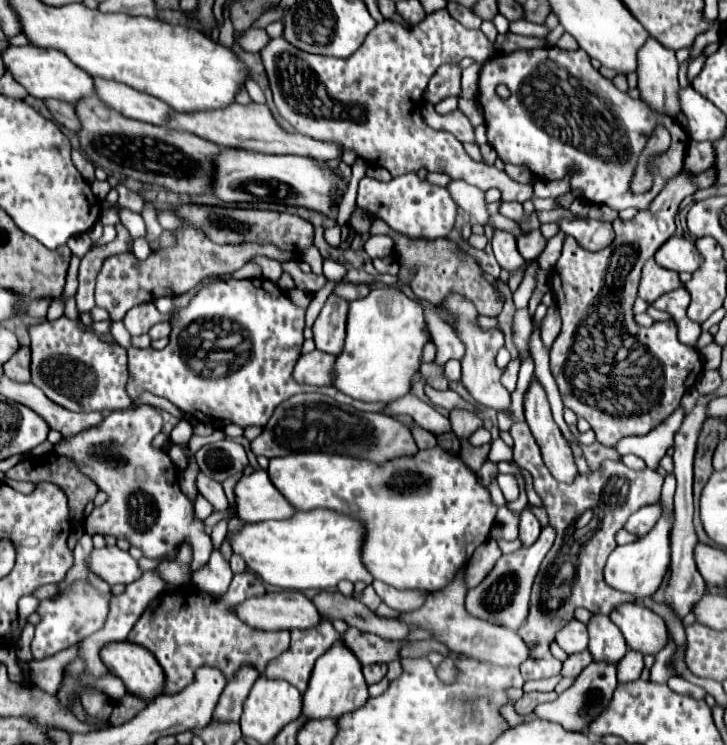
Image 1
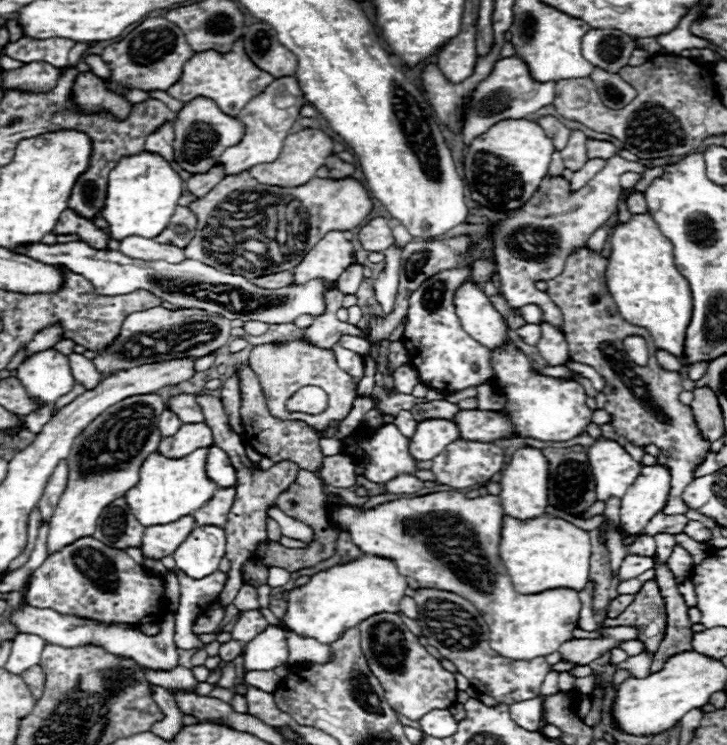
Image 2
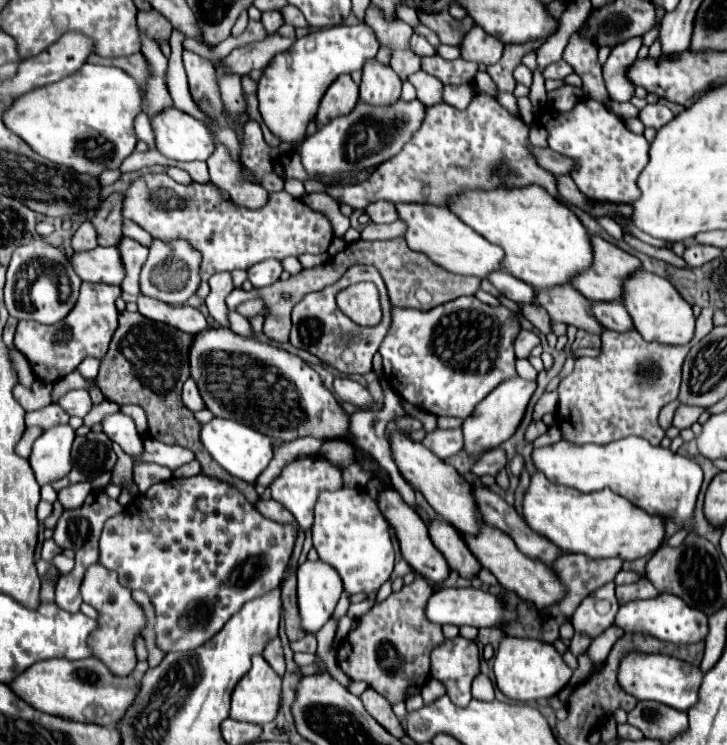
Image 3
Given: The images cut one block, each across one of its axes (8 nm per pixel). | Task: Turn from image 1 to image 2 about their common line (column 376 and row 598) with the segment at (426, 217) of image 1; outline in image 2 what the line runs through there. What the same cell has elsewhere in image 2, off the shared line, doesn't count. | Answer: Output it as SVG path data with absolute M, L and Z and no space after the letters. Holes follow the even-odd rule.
M174 568L178 582L180 582L180 606L174 614L176 620L176 634L174 642L178 648L188 650L188 648L204 648L204 644L194 636L192 626L196 618L214 604L214 600L220 596L224 590L224 584L228 580L226 572L212 572L210 576L204 576L200 580L190 578L184 574L180 568Z

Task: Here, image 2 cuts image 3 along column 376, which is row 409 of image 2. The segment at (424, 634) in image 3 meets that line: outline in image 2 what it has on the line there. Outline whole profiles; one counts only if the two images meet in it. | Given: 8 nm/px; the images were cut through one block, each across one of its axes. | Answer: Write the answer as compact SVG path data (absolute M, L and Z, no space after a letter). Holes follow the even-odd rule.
M588 246L574 250L568 260L566 268L560 276L548 280L548 296L558 304L558 308L564 312L564 338L568 342L568 354L570 360L592 366L598 370L604 378L602 392L608 398L608 404L604 410L610 414L610 426L618 436L624 436L628 442L632 442L638 448L646 448L648 444L656 444L670 462L672 470L672 488L668 492L668 504L662 512L666 514L684 514L688 508L682 504L682 490L694 480L694 468L700 466L706 460L706 454L710 450L710 444L706 438L702 438L692 408L680 402L682 392L682 380L678 372L668 372L658 366L656 362L656 348L654 340L644 328L628 324L614 300L608 292L606 284L606 266L608 258L600 252L590 250ZM638 334L644 340L648 340L650 348L650 362L646 366L638 366L628 362L624 352L624 338Z

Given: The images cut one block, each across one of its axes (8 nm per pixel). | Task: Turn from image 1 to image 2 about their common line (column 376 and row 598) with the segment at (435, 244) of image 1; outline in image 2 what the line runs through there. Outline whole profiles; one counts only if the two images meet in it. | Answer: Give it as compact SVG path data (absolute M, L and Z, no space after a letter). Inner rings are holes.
M196 394L196 402L198 402L198 406L204 412L206 424L214 432L214 444L228 452L228 456L230 456L230 460L232 460L232 464L236 468L236 476L238 476L238 482L236 482L236 500L234 500L234 506L230 510L228 522L224 524L224 532L226 532L226 540L228 540L228 544L226 544L226 558L232 564L232 568L230 568L230 582L226 582L226 588L222 590L222 596L218 596L218 600L216 600L220 606L226 608L228 604L232 604L232 600L236 598L238 590L244 584L244 580L242 580L242 566L250 558L254 558L254 554L258 550L258 544L264 542L264 540L268 540L268 530L266 530L266 520L270 518L268 516L268 508L272 504L276 504L278 496L284 490L290 488L290 484L296 480L298 468L294 464L290 464L290 462L276 464L270 470L258 470L258 468L254 468L254 464L246 456L246 448L244 448L240 436L228 424L228 416L224 414L220 398L208 396L208 394Z

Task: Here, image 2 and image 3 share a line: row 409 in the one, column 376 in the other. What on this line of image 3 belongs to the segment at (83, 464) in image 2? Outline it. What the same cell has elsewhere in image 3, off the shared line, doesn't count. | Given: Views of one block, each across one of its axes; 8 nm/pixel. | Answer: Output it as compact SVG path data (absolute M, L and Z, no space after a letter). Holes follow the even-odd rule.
M398 100L394 106L376 108L366 106L362 102L348 116L334 118L326 126L320 126L318 132L306 138L298 154L302 158L302 166L312 178L334 178L344 172L356 172L362 168L378 166L380 162L396 156L402 146L410 140L416 128L424 120L424 106L418 100L402 102Z

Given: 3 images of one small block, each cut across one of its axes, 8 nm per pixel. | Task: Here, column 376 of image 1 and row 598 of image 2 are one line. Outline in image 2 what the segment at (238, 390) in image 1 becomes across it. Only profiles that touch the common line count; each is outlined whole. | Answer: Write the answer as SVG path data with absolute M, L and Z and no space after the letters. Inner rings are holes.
M404 596L404 598L400 600L400 610L402 610L408 618L412 618L412 620L418 618L418 604L416 604L414 598L410 598L410 596Z

